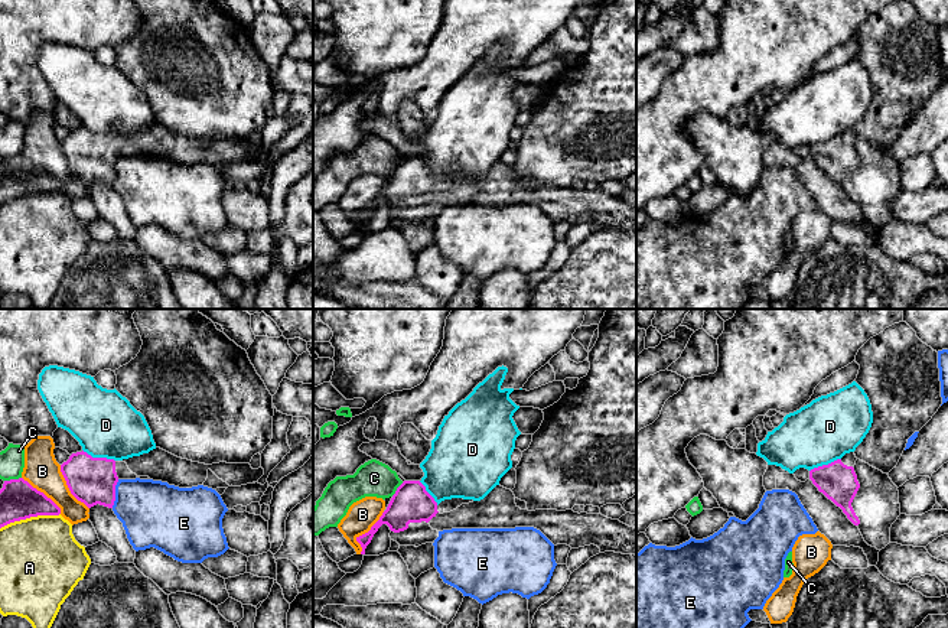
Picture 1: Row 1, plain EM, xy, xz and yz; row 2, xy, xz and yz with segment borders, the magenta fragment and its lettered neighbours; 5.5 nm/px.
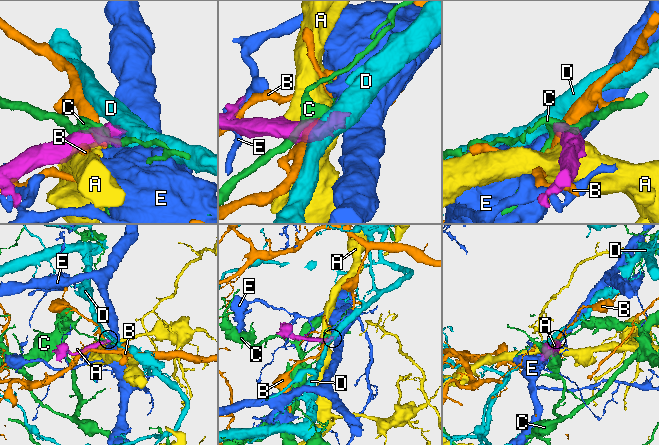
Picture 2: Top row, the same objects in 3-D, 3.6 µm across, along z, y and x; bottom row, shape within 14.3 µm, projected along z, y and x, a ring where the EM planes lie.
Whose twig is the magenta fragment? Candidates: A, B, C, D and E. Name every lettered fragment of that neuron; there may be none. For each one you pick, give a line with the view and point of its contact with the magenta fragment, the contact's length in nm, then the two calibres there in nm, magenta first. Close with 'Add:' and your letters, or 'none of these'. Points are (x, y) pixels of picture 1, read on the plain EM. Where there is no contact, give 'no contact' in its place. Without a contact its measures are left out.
Add: none of these

